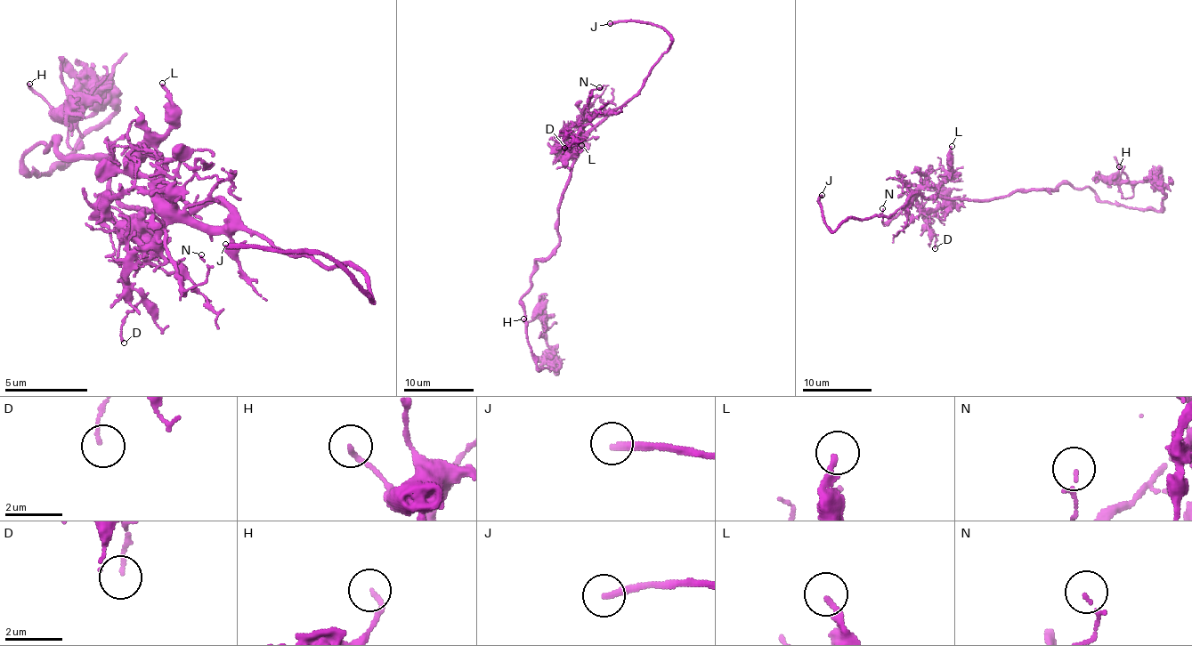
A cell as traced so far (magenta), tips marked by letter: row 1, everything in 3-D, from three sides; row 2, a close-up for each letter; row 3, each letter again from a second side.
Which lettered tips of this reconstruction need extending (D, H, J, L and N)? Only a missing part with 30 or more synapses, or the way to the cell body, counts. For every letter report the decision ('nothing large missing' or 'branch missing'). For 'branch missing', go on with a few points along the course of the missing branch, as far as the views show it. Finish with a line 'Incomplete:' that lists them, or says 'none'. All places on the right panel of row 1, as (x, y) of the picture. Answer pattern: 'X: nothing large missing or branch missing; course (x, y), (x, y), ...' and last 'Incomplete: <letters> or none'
D: nothing large missing
H: nothing large missing
J: branch missing; course (822, 195), (827, 197), (827, 194), (839, 196), (833, 189), (839, 179), (837, 163), (827, 169)
L: nothing large missing
N: nothing large missing
Incomplete: J

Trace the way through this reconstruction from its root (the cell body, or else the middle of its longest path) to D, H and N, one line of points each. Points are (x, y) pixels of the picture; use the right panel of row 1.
D: (1005, 195), (993, 198), (948, 199), (939, 205), (928, 218), (928, 227), (936, 237), (935, 248)
H: (1005, 195), (1069, 184), (1086, 186), (1100, 201), (1161, 208), (1165, 196), (1154, 184), (1112, 179), (1119, 166)
N: (1005, 195), (993, 198), (948, 199), (934, 209), (924, 210), (910, 200), (886, 222), (882, 222), (882, 208)

